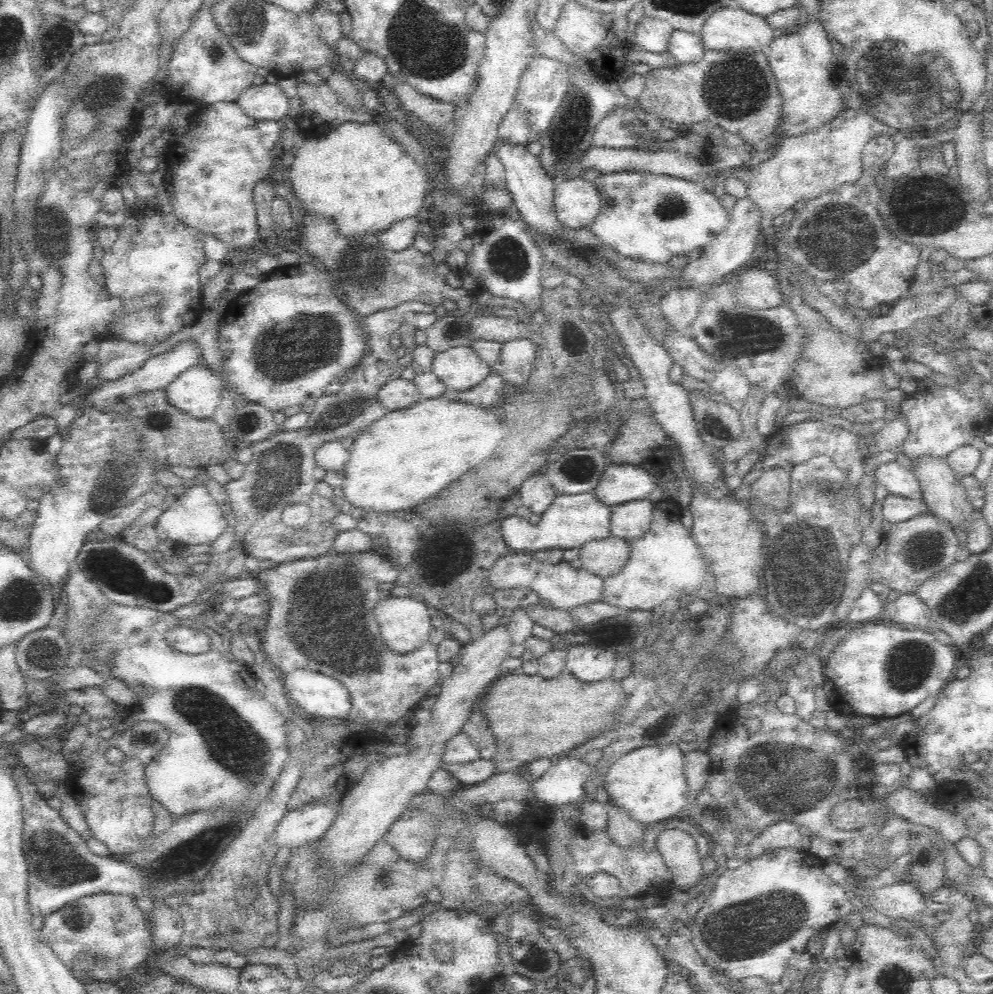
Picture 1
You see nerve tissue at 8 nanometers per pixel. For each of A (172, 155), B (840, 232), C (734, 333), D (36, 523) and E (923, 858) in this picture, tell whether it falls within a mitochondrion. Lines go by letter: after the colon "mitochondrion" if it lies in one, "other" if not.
A: other
B: mitochondrion
C: mitochondrion
D: other
E: other

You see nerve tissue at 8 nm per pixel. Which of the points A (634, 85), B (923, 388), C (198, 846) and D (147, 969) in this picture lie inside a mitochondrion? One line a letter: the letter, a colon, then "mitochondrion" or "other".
A: other
B: other
C: mitochondrion
D: other

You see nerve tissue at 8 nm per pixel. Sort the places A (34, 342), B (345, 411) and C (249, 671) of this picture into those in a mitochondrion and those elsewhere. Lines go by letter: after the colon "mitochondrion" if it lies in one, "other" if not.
A: other
B: mitochondrion
C: other

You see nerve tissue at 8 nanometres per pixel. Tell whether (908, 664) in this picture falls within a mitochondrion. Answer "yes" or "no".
yes

